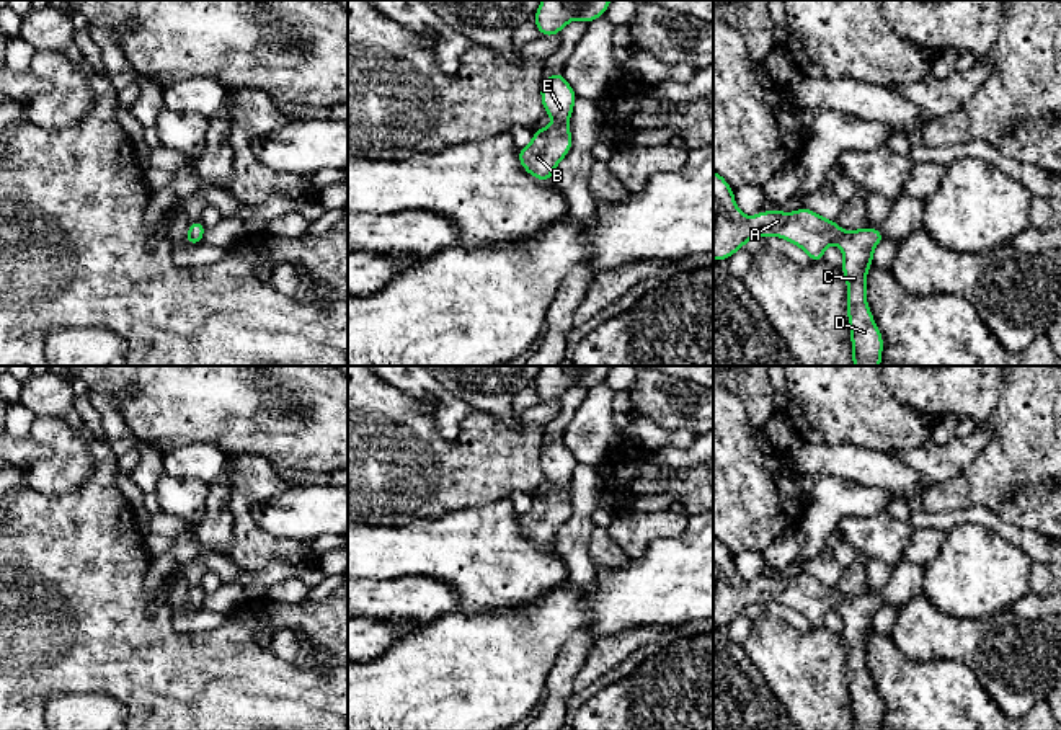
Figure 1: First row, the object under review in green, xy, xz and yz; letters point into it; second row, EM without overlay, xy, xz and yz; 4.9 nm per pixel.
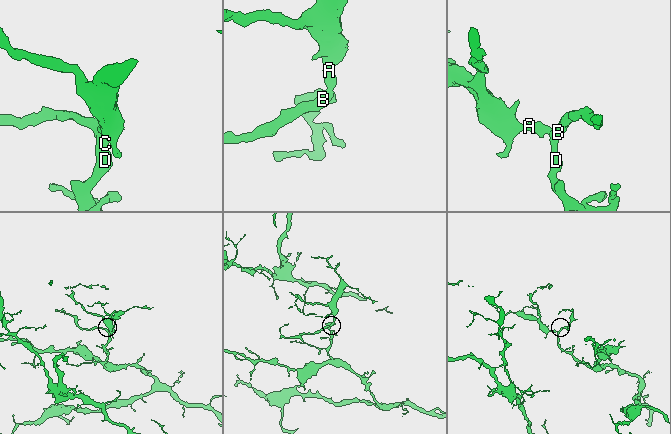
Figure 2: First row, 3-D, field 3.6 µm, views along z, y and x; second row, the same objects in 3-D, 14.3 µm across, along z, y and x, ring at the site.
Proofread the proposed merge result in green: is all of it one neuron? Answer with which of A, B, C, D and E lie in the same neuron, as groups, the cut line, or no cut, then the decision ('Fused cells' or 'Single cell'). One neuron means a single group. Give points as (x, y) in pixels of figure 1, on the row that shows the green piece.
Groups: A B C D E. No split. Single cell

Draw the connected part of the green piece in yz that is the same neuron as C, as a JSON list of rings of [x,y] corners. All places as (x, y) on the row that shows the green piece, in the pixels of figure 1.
[[[713,170],[713,260],[726,261],[756,237],[775,235],[800,247],[811,263],[824,258],[824,250],[837,243],[847,283],[847,318],[850,327],[854,366],[880,366],[883,336],[867,302],[867,271],[873,265],[875,247],[886,238],[878,229],[865,227],[844,232],[836,220],[828,220],[808,207],[785,214],[761,211],[744,216],[728,181]]]

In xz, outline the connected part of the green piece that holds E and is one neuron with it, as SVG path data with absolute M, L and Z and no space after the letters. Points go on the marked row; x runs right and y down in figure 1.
M563 72L542 78L540 100L553 124L537 127L530 144L517 152L519 163L535 180L550 181L557 165L571 150L573 137L568 122L576 98Z

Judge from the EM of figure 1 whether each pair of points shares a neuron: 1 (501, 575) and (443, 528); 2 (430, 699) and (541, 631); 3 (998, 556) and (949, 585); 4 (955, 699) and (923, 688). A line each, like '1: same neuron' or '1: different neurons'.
1: same neuron
2: same neuron
3: same neuron
4: same neuron

